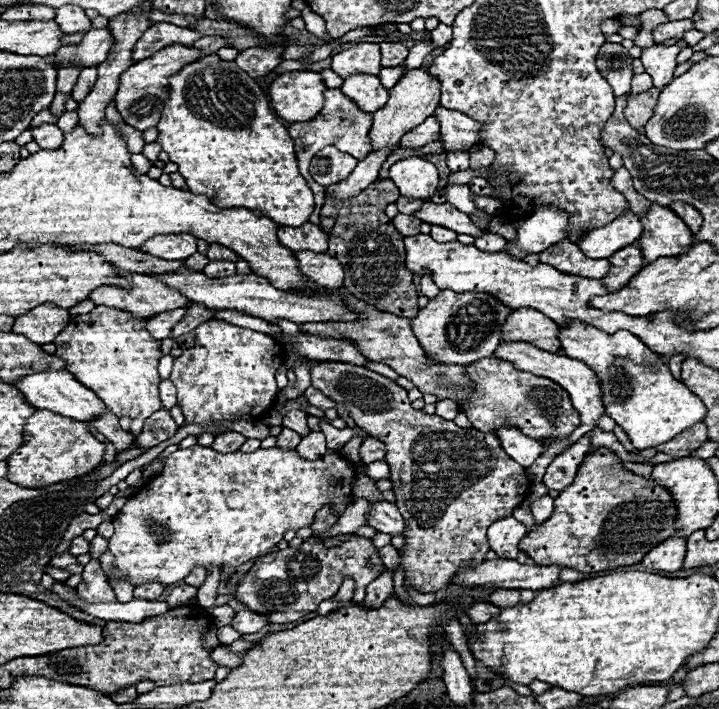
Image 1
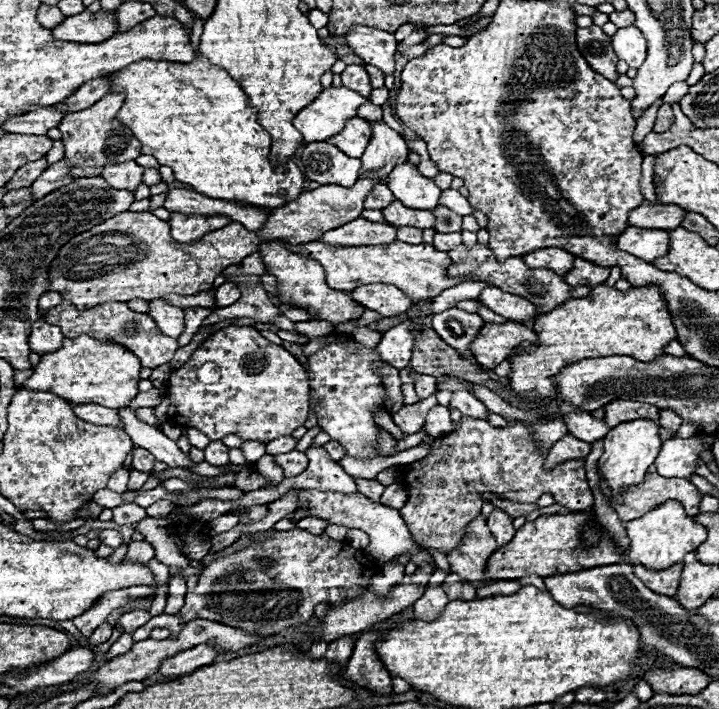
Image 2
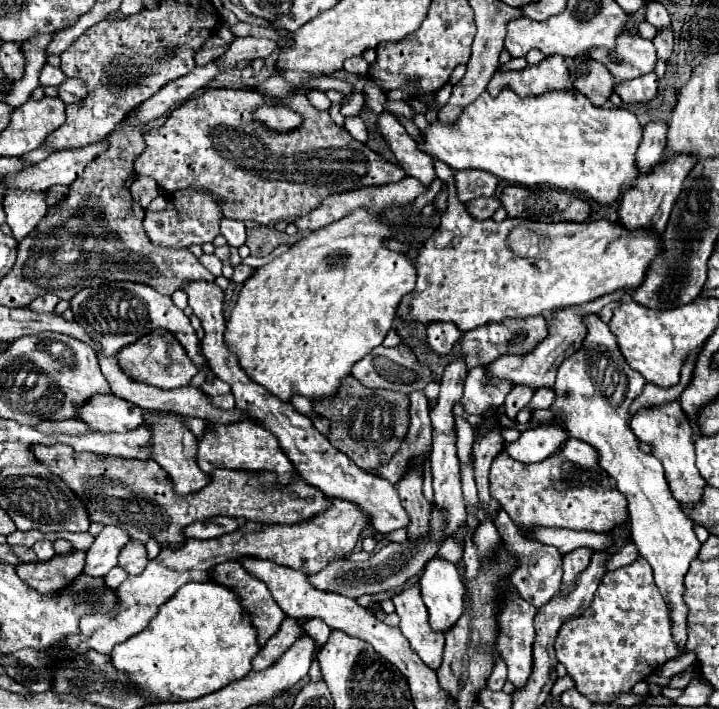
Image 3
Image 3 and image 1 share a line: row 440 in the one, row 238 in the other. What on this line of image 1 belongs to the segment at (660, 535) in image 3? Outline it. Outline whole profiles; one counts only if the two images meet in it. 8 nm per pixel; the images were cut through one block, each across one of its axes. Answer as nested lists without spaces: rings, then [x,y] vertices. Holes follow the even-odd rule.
[[[626,214],[604,228],[594,228],[578,242],[582,252],[590,258],[610,258],[618,248],[634,244],[642,234],[642,224],[634,214]]]

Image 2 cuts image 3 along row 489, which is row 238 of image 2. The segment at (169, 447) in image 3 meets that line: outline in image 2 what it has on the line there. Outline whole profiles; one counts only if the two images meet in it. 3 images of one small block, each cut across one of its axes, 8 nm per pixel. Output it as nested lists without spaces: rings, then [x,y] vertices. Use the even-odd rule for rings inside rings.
[[[170,212],[168,220],[172,228],[172,238],[178,240],[180,244],[192,244],[202,240],[202,236],[224,228],[230,224],[230,218],[226,216],[194,216],[194,214],[174,214]]]

